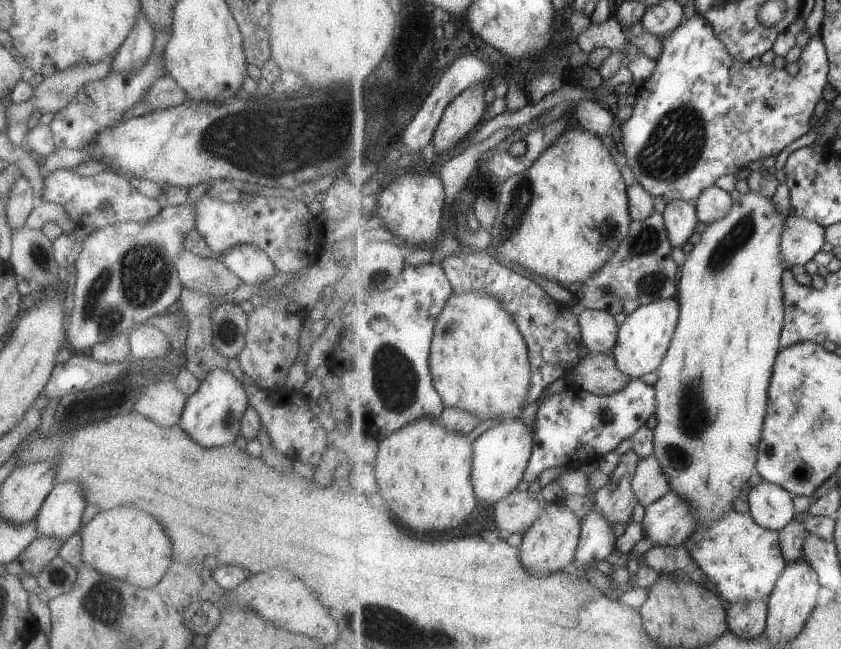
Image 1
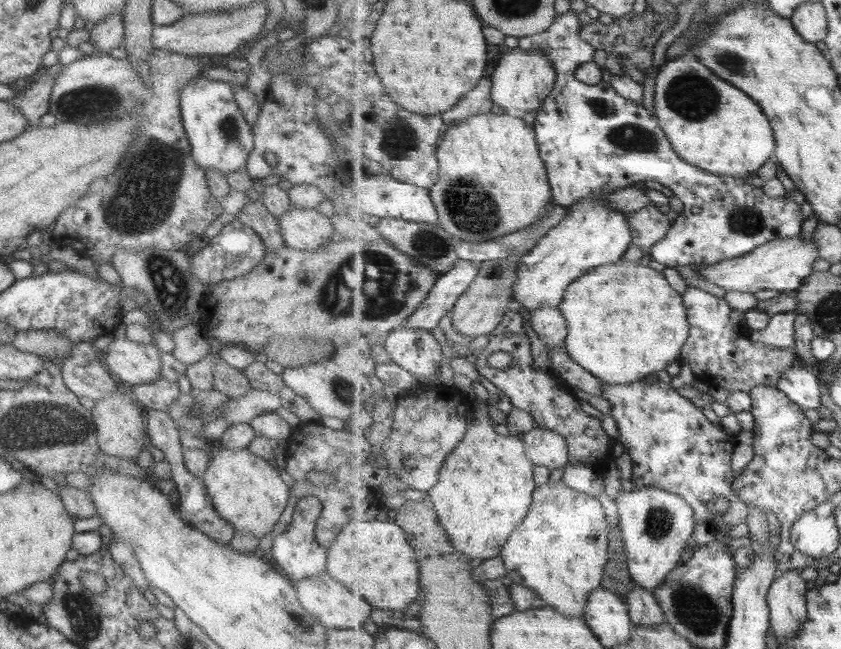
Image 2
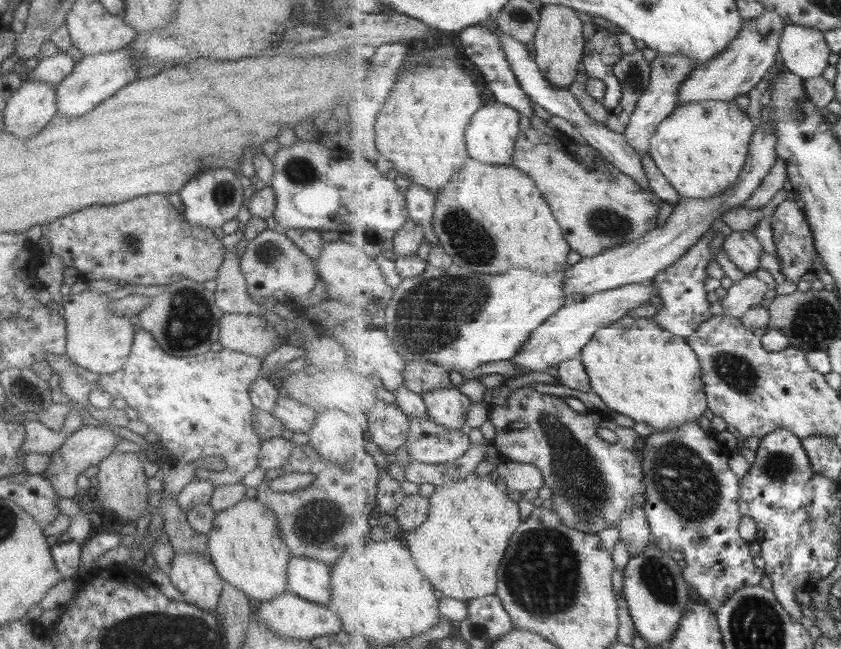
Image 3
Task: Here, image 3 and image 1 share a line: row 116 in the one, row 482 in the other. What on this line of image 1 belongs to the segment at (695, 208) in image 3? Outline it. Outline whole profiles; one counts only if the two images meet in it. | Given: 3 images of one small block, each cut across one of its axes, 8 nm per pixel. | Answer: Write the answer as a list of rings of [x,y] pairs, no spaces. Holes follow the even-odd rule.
[[[763,480],[749,490],[750,514],[766,530],[784,530],[796,518],[793,498],[785,488]]]

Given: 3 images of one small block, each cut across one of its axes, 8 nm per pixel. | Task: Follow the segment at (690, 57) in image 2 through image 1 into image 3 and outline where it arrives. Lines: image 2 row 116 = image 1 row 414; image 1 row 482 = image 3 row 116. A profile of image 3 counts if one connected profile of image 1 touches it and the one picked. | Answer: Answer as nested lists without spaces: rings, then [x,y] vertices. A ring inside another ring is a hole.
[[[700,100],[697,103],[677,106],[675,113],[663,121],[653,137],[650,155],[682,198],[715,199],[725,195],[729,189],[737,185],[747,162],[749,145],[755,129],[753,120],[737,106],[737,102]]]

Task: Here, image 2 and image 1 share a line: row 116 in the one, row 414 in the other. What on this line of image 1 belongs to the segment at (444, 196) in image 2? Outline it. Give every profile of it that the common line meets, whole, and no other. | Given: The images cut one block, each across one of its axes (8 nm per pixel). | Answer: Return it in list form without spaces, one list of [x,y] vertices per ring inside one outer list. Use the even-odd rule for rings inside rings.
[[[454,292],[446,308],[437,320],[437,328],[432,343],[431,371],[436,390],[444,399],[445,407],[461,408],[473,414],[483,416],[481,421],[493,420],[496,423],[511,420],[517,410],[523,410],[527,404],[527,392],[531,384],[531,366],[528,346],[515,318],[505,310],[505,306],[485,294],[485,292]]]

